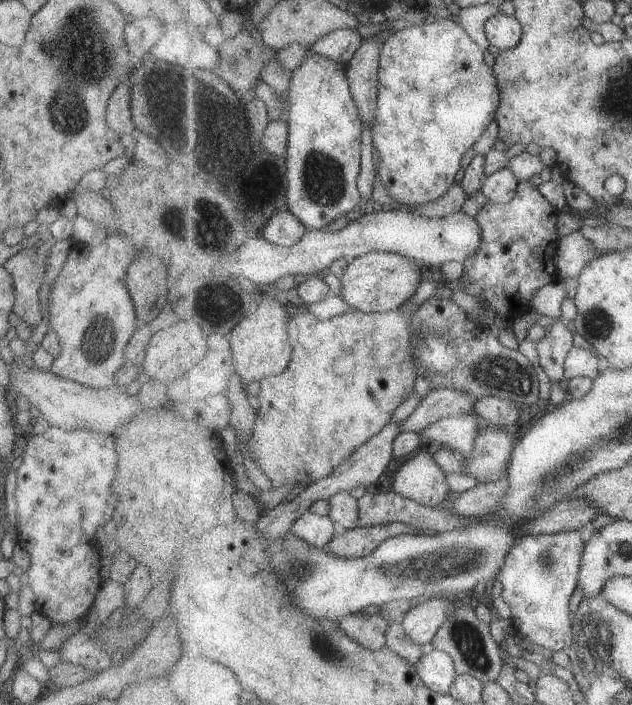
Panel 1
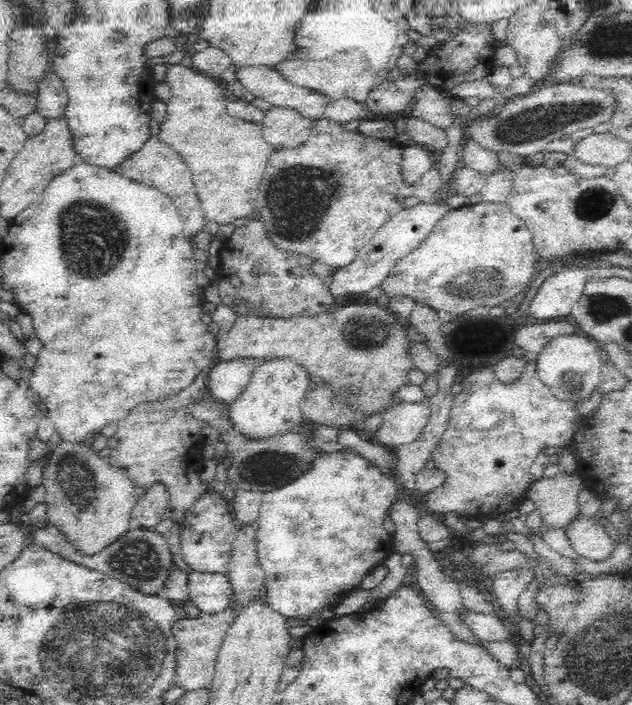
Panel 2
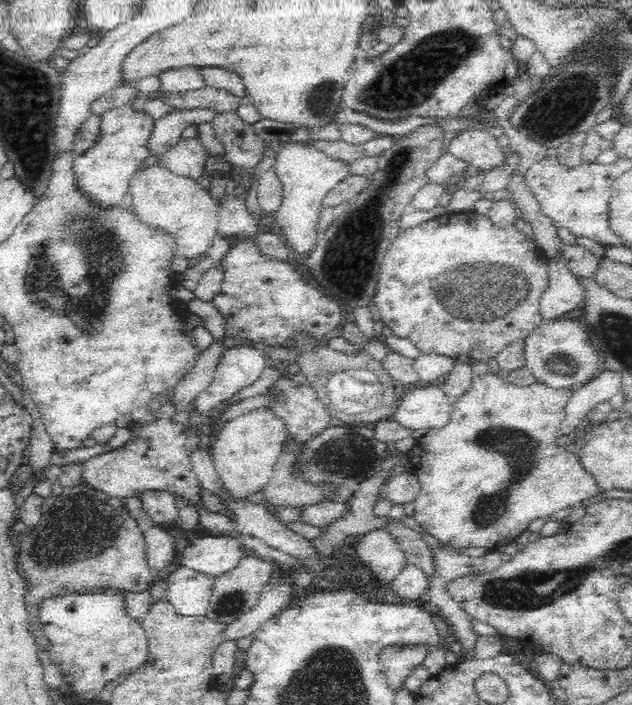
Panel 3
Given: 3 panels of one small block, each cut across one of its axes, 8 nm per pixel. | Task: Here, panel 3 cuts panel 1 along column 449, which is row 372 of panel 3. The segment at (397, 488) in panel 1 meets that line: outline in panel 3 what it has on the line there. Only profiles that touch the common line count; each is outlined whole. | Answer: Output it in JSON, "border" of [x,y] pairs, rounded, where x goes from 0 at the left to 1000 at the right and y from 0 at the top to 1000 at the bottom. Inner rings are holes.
{"border":[[[778,528],[756,533],[752,529],[747,533],[744,550],[715,569],[712,582],[712,596],[699,607],[684,607],[658,620],[658,630],[652,638],[644,641],[644,655],[649,658],[649,667],[661,678],[668,692],[655,712],[655,728],[658,740],[679,759],[687,760],[699,770],[707,770],[712,777],[722,782],[734,782],[742,777],[771,777],[771,779],[804,779],[807,780],[818,766],[829,765],[837,745],[850,736],[864,736],[877,730],[881,725],[896,721],[910,721],[919,726],[919,715],[926,709],[953,699],[946,691],[946,682],[919,660],[913,641],[897,641],[889,633],[880,630],[886,617],[884,604],[894,594],[894,576],[905,555],[900,550],[872,552],[861,543],[845,542],[835,548],[821,548],[807,542],[799,530],[783,532]]]}

